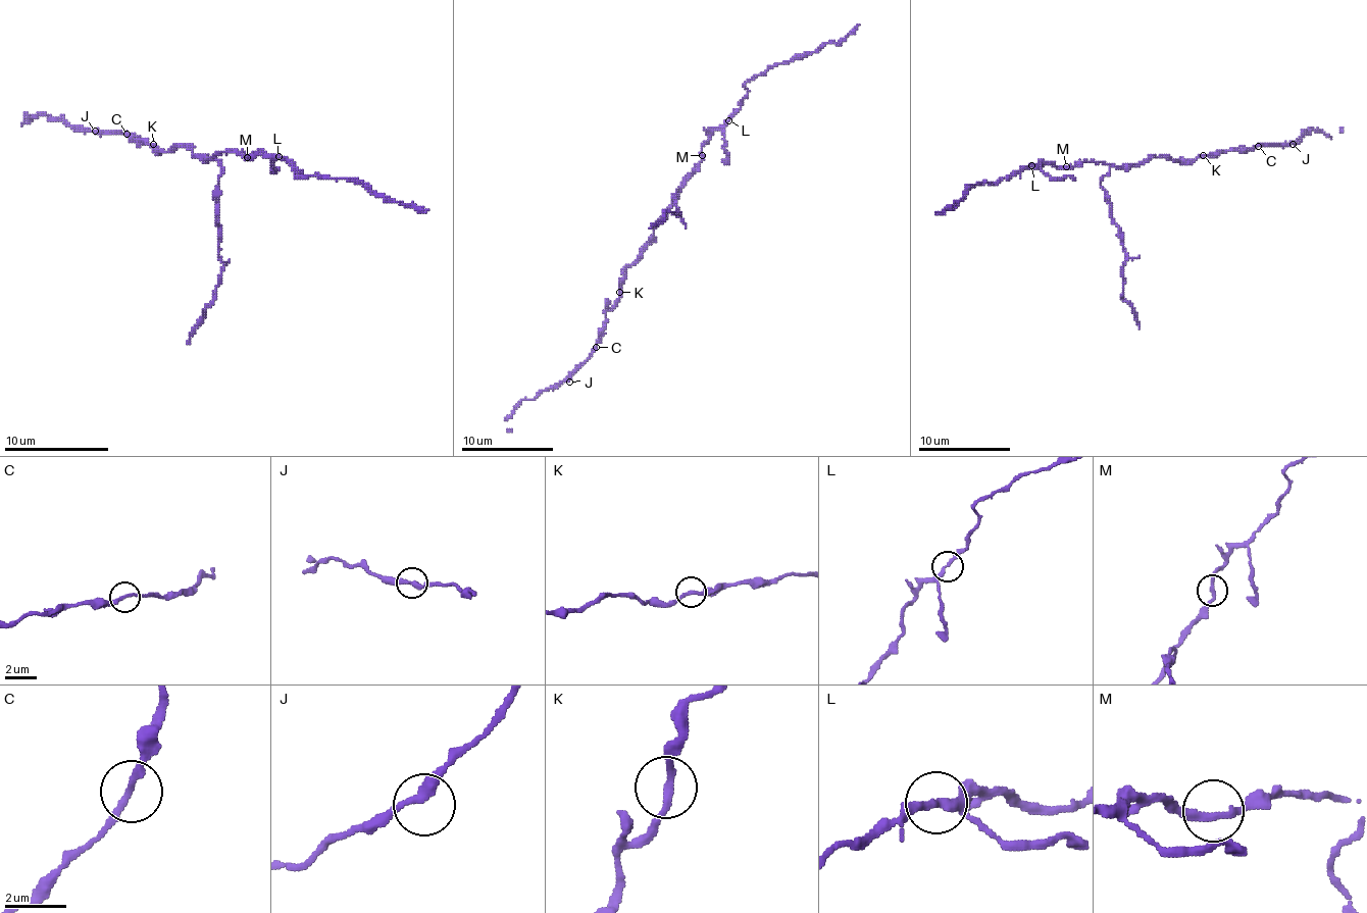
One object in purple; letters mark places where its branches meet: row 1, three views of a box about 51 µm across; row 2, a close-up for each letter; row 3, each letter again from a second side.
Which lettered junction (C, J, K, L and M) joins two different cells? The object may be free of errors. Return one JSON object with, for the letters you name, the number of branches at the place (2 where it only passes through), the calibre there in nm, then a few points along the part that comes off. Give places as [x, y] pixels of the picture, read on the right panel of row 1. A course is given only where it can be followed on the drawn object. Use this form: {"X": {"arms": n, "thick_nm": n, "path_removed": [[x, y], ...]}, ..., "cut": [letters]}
{"cut": []}

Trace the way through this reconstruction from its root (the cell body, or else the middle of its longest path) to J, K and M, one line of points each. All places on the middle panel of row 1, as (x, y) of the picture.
J: (667, 212), (647, 249), (626, 269), (619, 299), (605, 312), (605, 328), (596, 349), (569, 382)
K: (667, 212), (667, 216), (653, 231), (647, 249), (626, 269), (626, 279), (619, 292)
M: (667, 212), (676, 189), (702, 159), (702, 155)

